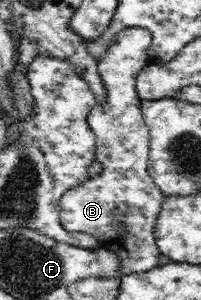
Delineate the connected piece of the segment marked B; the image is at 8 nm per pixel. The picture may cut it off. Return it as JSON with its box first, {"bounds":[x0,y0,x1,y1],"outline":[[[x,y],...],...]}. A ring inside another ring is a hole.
{"bounds":[59,27,164,276],"outline":[[[128,27],[124,30],[118,32],[118,34],[110,41],[108,50],[105,52],[104,58],[101,58],[98,61],[98,74],[102,77],[102,83],[104,83],[104,87],[106,87],[106,102],[104,104],[96,104],[95,108],[90,110],[89,116],[87,118],[88,124],[92,129],[92,132],[96,137],[96,150],[95,150],[95,160],[100,162],[103,166],[103,171],[97,177],[89,177],[84,184],[78,184],[78,186],[73,186],[70,190],[66,191],[62,194],[60,198],[60,210],[59,210],[59,219],[60,224],[66,231],[68,232],[83,232],[86,235],[94,235],[98,237],[98,242],[100,242],[99,248],[105,248],[110,251],[114,251],[118,257],[120,257],[120,268],[118,268],[118,276],[129,275],[132,273],[146,272],[156,268],[158,266],[158,256],[160,256],[161,252],[158,248],[158,245],[155,241],[154,232],[154,222],[159,214],[160,204],[162,202],[162,198],[164,194],[157,187],[157,184],[153,181],[151,177],[150,168],[149,168],[149,150],[150,150],[150,133],[148,125],[144,120],[143,115],[141,114],[140,102],[141,98],[138,96],[136,92],[136,76],[138,73],[146,66],[148,66],[149,59],[148,55],[146,55],[147,50],[150,48],[150,44],[152,44],[152,35],[150,31],[146,28],[142,27]]]}

